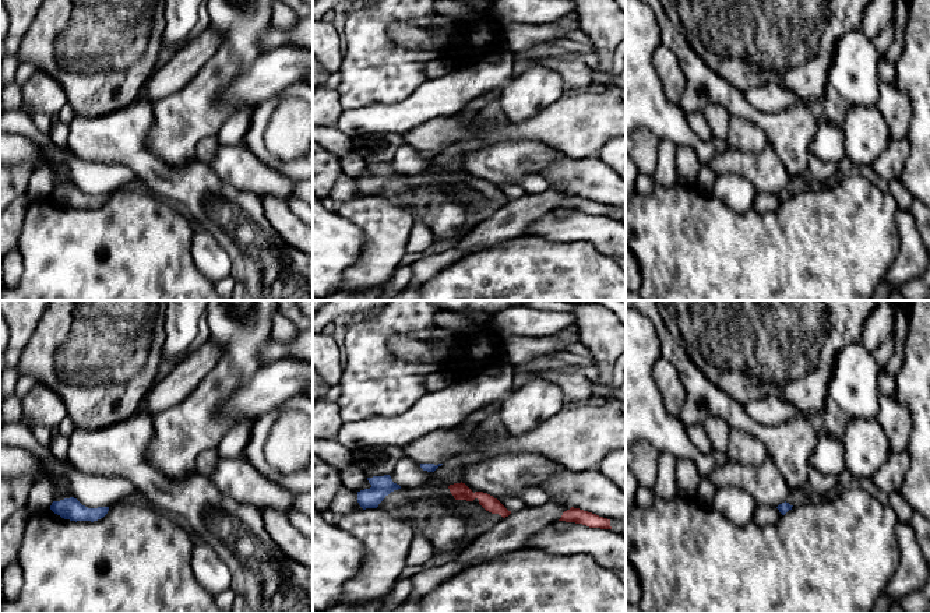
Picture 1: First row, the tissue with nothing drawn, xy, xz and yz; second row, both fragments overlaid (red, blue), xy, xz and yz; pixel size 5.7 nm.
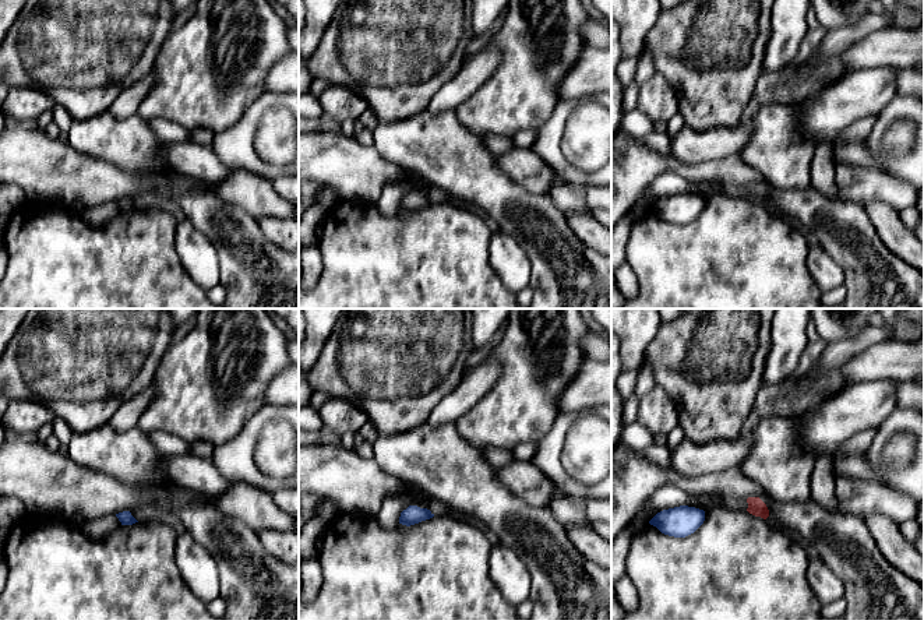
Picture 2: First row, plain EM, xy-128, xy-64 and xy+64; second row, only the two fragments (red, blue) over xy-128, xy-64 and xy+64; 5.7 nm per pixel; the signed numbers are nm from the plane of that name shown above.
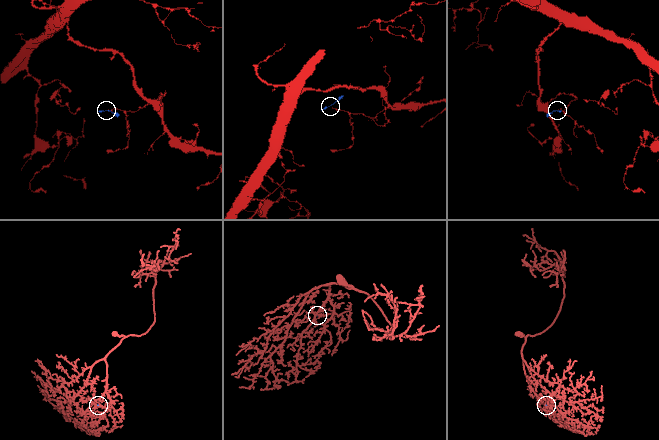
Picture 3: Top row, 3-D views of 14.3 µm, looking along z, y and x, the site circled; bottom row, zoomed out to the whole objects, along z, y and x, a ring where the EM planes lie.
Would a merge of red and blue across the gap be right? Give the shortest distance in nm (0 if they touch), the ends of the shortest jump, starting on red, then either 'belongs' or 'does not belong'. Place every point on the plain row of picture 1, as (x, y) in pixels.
gap 120 nm; span xz (450, 172), (434, 157); does not belong

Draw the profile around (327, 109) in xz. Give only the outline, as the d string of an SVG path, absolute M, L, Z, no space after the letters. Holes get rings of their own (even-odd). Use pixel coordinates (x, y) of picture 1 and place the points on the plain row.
M318 87L313 91L313 127L337 127L342 112L337 89Z

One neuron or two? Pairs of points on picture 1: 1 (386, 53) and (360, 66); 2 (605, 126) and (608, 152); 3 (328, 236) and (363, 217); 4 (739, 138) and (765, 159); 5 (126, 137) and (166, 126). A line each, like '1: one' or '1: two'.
1: one
2: two
3: two
4: two
5: two

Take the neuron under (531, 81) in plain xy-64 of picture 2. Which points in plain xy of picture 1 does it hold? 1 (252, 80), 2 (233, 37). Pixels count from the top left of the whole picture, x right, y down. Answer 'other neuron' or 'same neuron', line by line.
1: other neuron
2: same neuron

